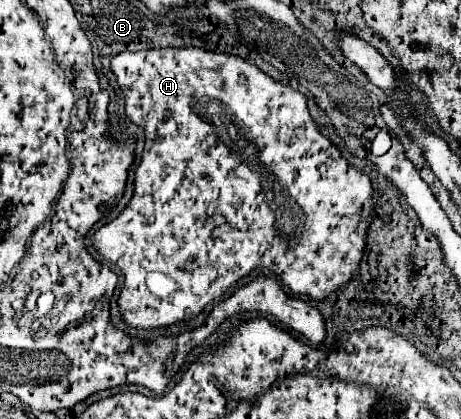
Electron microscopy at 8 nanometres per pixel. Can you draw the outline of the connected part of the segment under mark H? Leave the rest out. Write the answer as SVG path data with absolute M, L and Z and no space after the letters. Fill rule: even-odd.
M163 47L163 49L145 49L145 51L139 51L139 53L119 53L119 55L115 55L115 57L111 59L111 69L113 69L113 73L115 73L115 77L117 77L119 89L121 89L123 95L125 95L125 113L127 113L127 119L129 119L133 125L145 129L145 159L141 159L141 165L137 167L137 175L135 175L135 193L133 193L129 205L119 213L117 219L113 219L111 223L103 225L103 227L91 237L91 241L93 241L93 247L95 247L105 259L109 259L111 263L115 263L115 265L119 267L119 271L123 273L123 279L125 279L125 281L123 281L123 287L121 287L121 295L119 295L117 305L119 305L119 311L121 311L121 319L123 319L129 327L151 331L151 329L159 329L159 327L165 327L165 325L179 323L179 321L187 315L187 311L191 311L191 313L201 313L213 299L223 297L227 289L231 289L237 281L241 281L243 277L247 277L253 269L267 269L267 271L271 271L273 275L277 275L277 277L283 281L283 285L285 285L291 293L295 293L295 295L309 295L309 297L315 299L315 301L325 301L331 293L339 291L339 289L341 289L343 285L347 285L355 275L359 275L359 263L361 263L363 251L365 251L367 229L369 229L369 225L371 225L371 221L373 221L373 215L375 215L375 213L373 213L373 201L371 201L371 195L373 195L373 191L371 191L371 181L369 181L367 175L363 175L363 173L359 173L355 167L351 167L351 165L341 157L339 149L337 149L329 139L325 139L325 137L321 135L321 131L317 129L317 125L313 123L313 119L311 119L311 115L309 115L307 99L305 99L303 93L299 93L297 89L291 89L291 87L287 87L287 85L281 85L281 83L273 81L273 79L271 79L269 75L265 75L259 67L247 63L245 59L241 59L241 57L237 57L237 55L207 51L207 49L201 49L201 47ZM267 173L271 173L277 181L267 181Z

